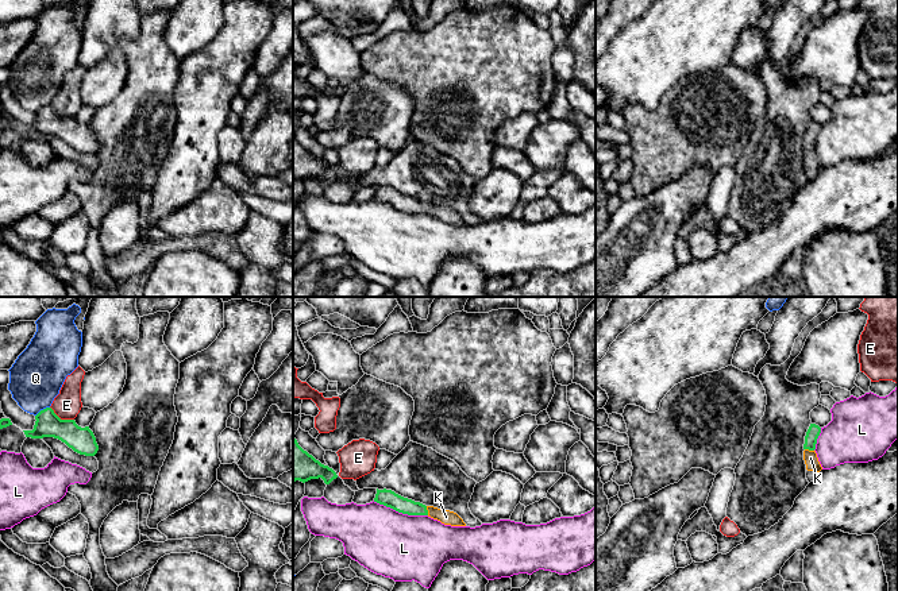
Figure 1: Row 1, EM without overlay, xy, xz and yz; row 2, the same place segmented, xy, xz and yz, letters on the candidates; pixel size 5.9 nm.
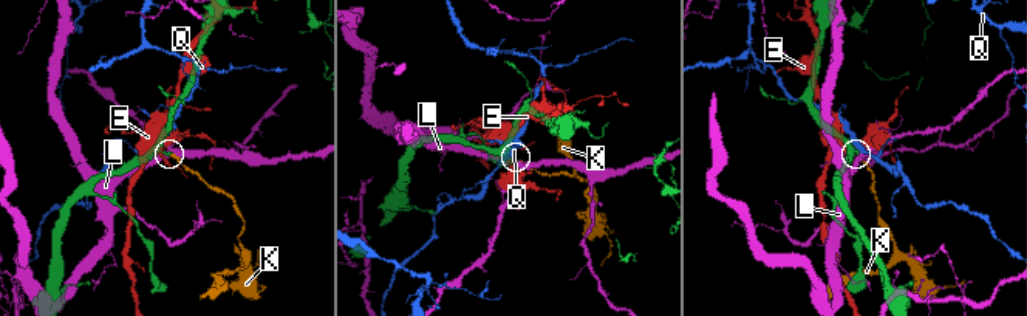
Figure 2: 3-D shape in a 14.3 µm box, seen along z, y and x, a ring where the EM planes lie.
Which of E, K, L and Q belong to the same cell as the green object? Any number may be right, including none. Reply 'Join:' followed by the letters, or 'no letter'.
Join: K

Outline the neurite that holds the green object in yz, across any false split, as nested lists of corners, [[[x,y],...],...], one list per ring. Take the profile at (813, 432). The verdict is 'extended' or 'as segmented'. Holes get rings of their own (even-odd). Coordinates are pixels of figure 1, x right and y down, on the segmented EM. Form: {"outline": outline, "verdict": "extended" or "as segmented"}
{"outline": [[[810,424],[806,436],[805,436],[805,444],[803,444],[803,460],[806,464],[808,471],[820,472],[822,470],[817,453],[816,453],[816,444],[817,439],[821,433],[821,428],[816,424]]], "verdict": "extended"}

